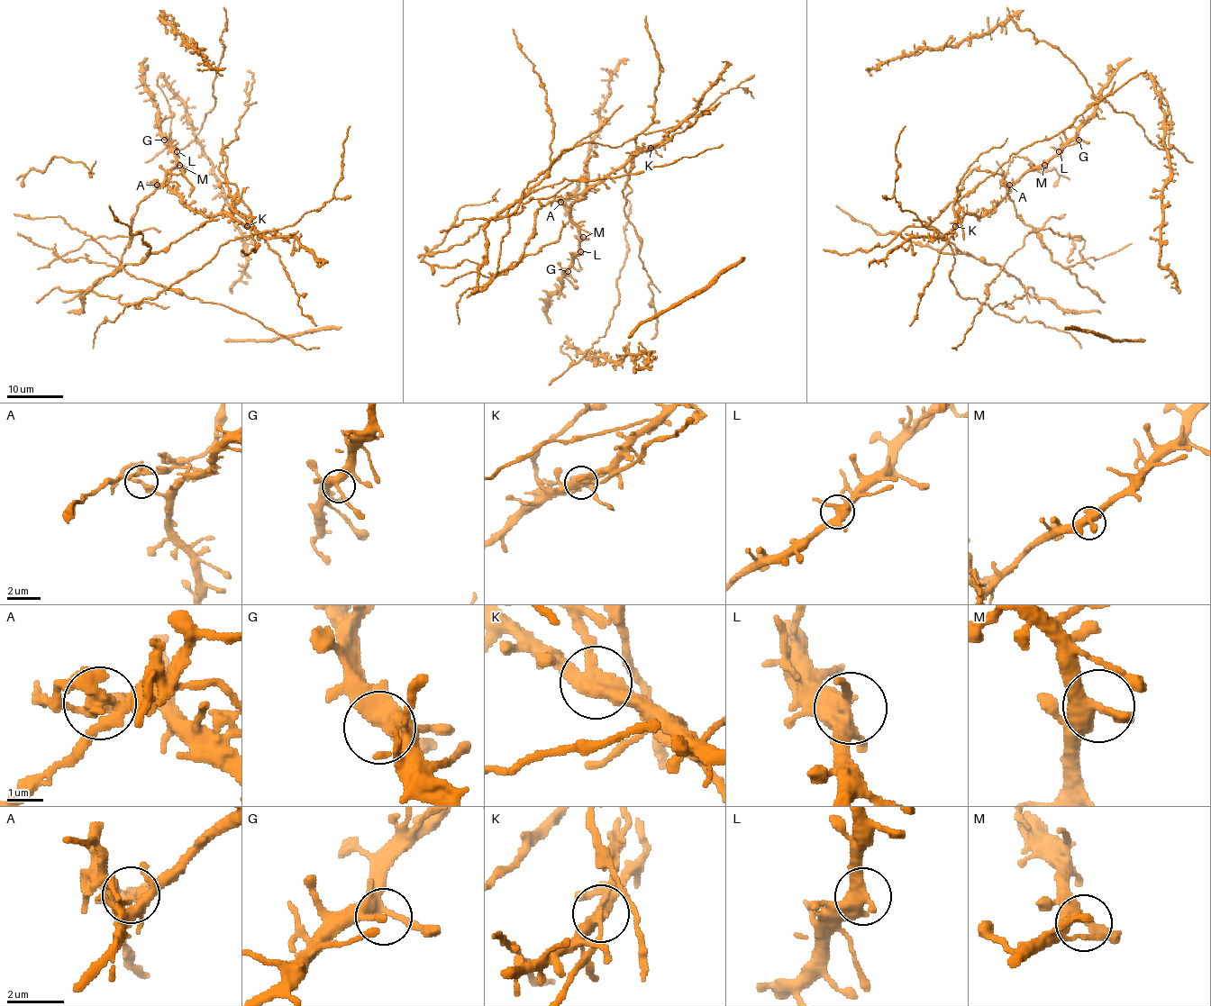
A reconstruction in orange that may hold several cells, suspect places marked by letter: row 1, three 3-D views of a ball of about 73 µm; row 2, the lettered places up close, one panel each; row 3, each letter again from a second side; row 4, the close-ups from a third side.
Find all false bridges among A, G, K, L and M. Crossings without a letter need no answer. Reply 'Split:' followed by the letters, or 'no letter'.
Split: A, K

